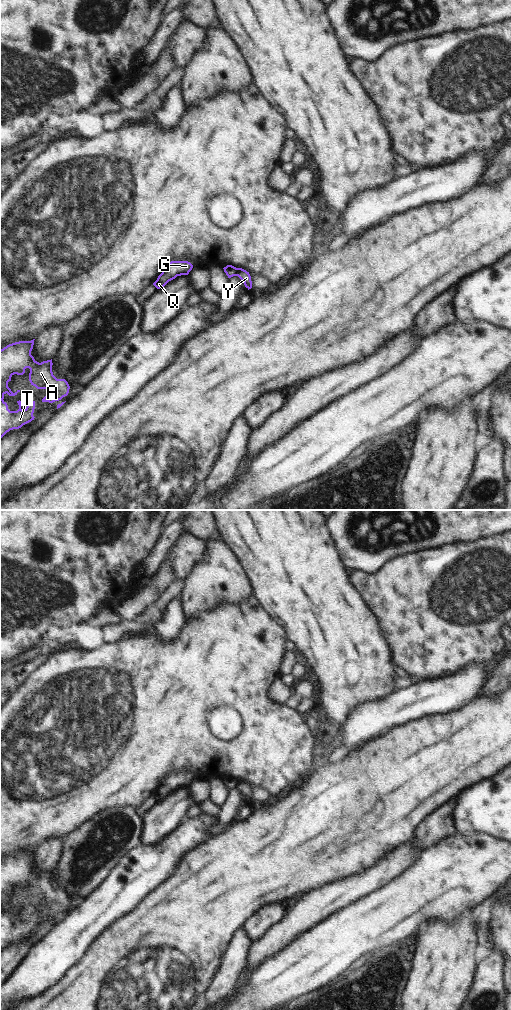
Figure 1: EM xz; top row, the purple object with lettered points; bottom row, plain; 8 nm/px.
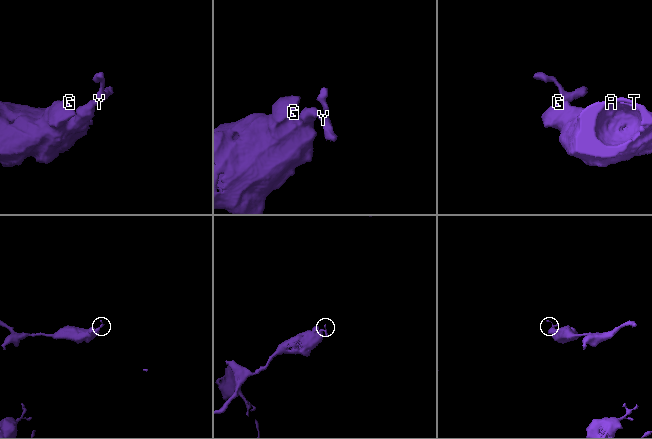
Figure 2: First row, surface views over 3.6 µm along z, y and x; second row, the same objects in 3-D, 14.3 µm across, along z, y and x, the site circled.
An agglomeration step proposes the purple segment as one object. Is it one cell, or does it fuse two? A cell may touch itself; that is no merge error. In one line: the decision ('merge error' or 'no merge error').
merge error

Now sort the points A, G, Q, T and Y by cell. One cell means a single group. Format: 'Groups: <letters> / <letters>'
Groups: A G Q T / Y.

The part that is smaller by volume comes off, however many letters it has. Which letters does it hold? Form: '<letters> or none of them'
Y

